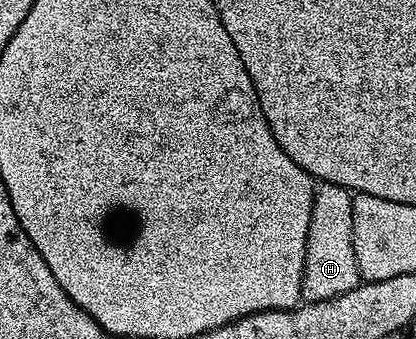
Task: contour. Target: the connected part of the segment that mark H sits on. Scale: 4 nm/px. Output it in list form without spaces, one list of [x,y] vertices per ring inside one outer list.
[[[321,182],[314,191],[312,218],[306,244],[304,279],[301,281],[305,304],[339,297],[361,284],[352,237],[353,194],[336,184]]]

